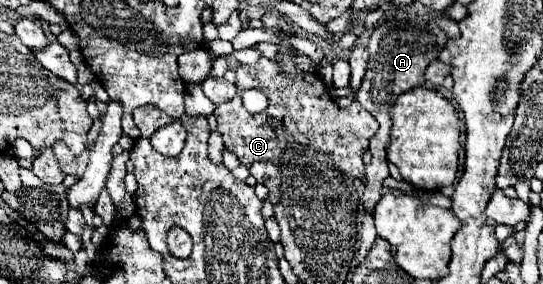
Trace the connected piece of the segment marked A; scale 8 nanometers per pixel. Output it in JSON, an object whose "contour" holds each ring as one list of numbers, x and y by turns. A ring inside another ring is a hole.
{"contour":[[409,20,409,24,399,24,399,22,383,22,379,26,373,28,371,40,369,40,369,66,365,72,365,78,361,82,361,88,357,90,357,100,359,104,369,110,377,122,379,122,379,130,377,134,371,138,369,150,373,154,373,160,369,166,365,166,365,178,367,178,367,186,363,192,363,206,369,214,373,214,375,204,381,198,381,188,383,188,383,180,389,176,389,168,387,168,387,154,385,148,389,144,389,128,391,128,391,120,389,120,389,108,393,106,393,102,397,100,399,94,415,88,415,86,423,86,425,78,425,68,429,66,429,62,437,60,439,50,447,44,447,36,441,28,427,24,425,20]]}

